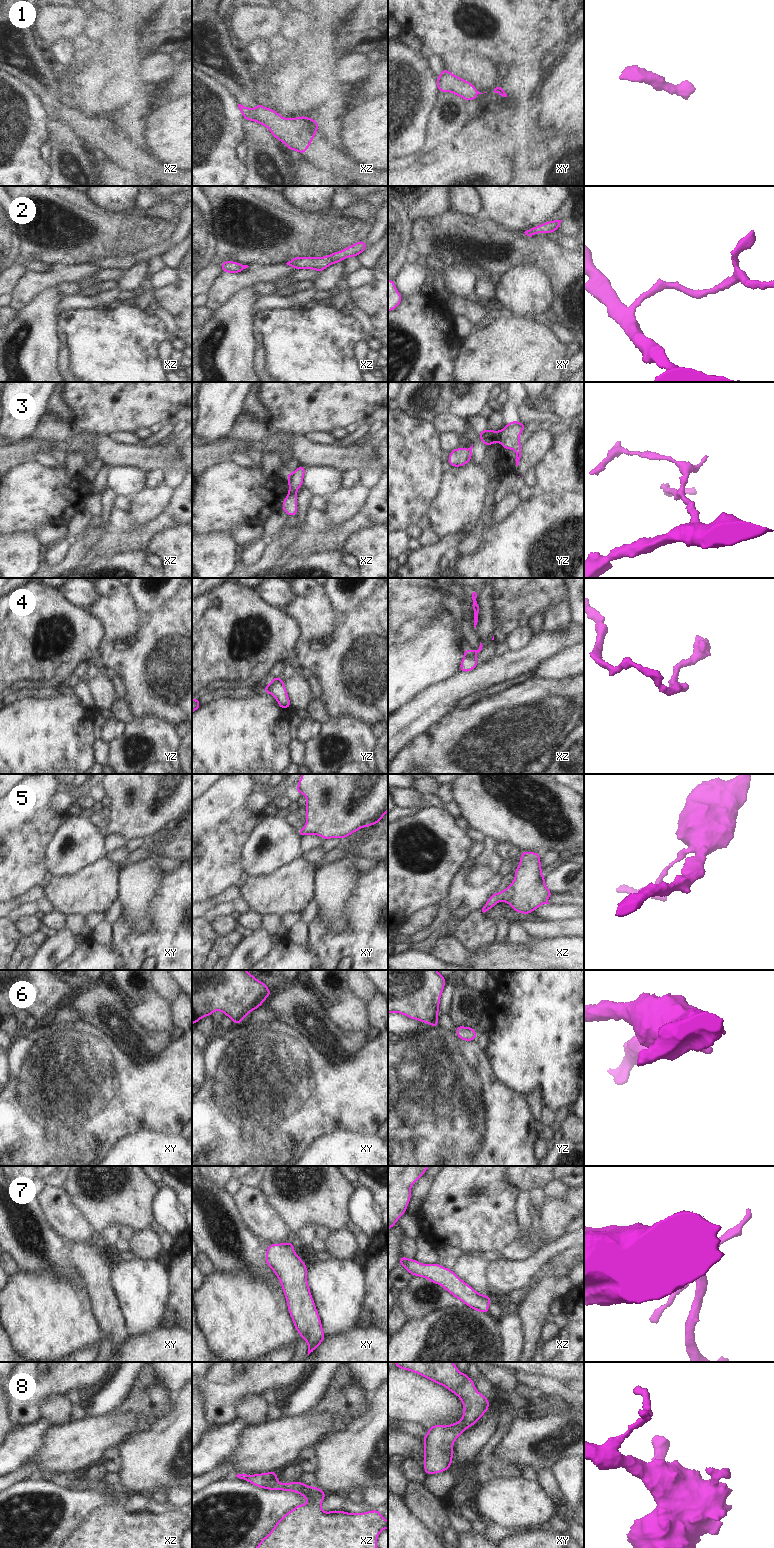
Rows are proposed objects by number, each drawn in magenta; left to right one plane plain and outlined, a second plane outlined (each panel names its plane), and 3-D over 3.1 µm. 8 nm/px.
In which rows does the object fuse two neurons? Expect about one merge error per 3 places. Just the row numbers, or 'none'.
3, 4, 6

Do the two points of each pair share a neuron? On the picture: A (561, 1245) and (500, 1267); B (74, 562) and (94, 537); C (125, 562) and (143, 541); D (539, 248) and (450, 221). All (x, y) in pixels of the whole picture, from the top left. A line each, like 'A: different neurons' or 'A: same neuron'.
A: same neuron
B: same neuron
C: different neurons
D: same neuron

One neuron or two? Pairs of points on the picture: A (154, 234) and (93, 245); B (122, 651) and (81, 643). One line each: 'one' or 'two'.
A: one
B: two

